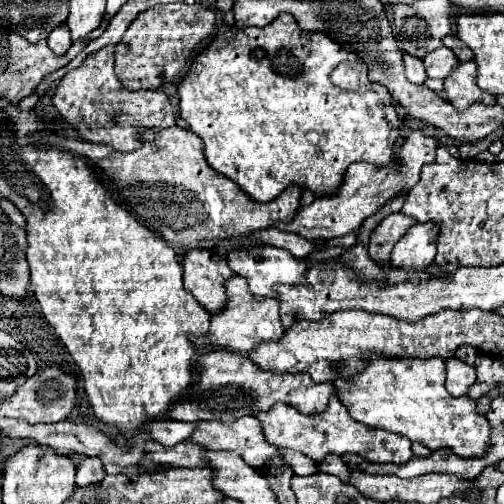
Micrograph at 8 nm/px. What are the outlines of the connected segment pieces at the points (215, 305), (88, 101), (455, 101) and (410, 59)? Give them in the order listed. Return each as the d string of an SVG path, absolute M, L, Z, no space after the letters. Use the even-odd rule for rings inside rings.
M190 250L182 260L184 288L210 312L226 308L226 280L234 276L228 262L208 250Z
M106 46L90 54L78 68L68 70L60 80L52 102L64 120L78 130L80 138L110 144L120 152L136 150L140 144L140 132L144 128L160 130L176 122L168 96L162 90L130 92L122 88L114 74L114 46Z
M460 62L460 66L444 80L444 92L448 102L456 110L466 110L472 104L486 104L494 106L496 98L488 92L482 92L476 84L476 64L474 62Z
M404 54L404 66L406 66L406 78L414 84L424 84L426 82L426 70L422 60L418 60L416 56L408 56Z

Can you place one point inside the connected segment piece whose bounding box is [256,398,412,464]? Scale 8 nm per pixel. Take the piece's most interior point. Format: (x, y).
(335, 432)

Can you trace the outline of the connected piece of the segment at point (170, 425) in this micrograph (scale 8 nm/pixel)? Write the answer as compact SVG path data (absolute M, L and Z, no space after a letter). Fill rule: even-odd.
M154 420L146 424L146 432L160 442L162 446L174 446L182 440L188 440L196 430L196 424L188 422L178 422L178 420Z

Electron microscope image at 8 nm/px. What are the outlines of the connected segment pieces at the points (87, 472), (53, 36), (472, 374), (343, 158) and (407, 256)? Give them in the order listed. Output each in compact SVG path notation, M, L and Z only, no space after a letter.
M88 458L80 464L80 468L76 472L76 484L84 486L84 488L90 488L96 482L100 482L104 476L106 476L106 472L102 468L102 462L98 458Z
M62 24L60 28L54 28L48 36L48 46L50 50L56 54L56 56L64 56L68 52L68 48L72 46L72 40L70 40L70 32L66 28L66 24Z
M450 358L446 361L445 387L450 396L466 396L470 386L476 382L476 370L458 358Z
M280 14L274 22L270 22L264 28L244 28L244 30L236 30L236 28L222 28L216 36L216 40L192 62L190 72L184 76L184 80L178 86L178 96L180 96L180 114L182 118L188 122L190 130L194 134L198 134L204 142L204 156L208 160L208 164L228 176L232 182L236 182L252 200L256 202L270 202L272 198L276 198L280 192L284 192L284 188L298 184L302 190L310 190L314 192L318 198L322 196L334 196L334 192L338 192L338 188L342 186L346 168L354 162L368 162L372 166L388 166L394 160L394 142L398 138L398 114L392 106L392 98L388 94L388 90L382 84L374 84L368 80L368 66L362 68L362 78L360 78L360 88L358 90L342 90L338 86L334 86L330 82L334 68L338 68L338 64L346 62L346 60L354 60L356 56L352 52L346 52L340 44L336 44L334 40L330 40L324 34L304 34L296 20L290 14Z
M434 222L414 224L394 246L390 268L404 272L424 272L436 256L438 226Z

